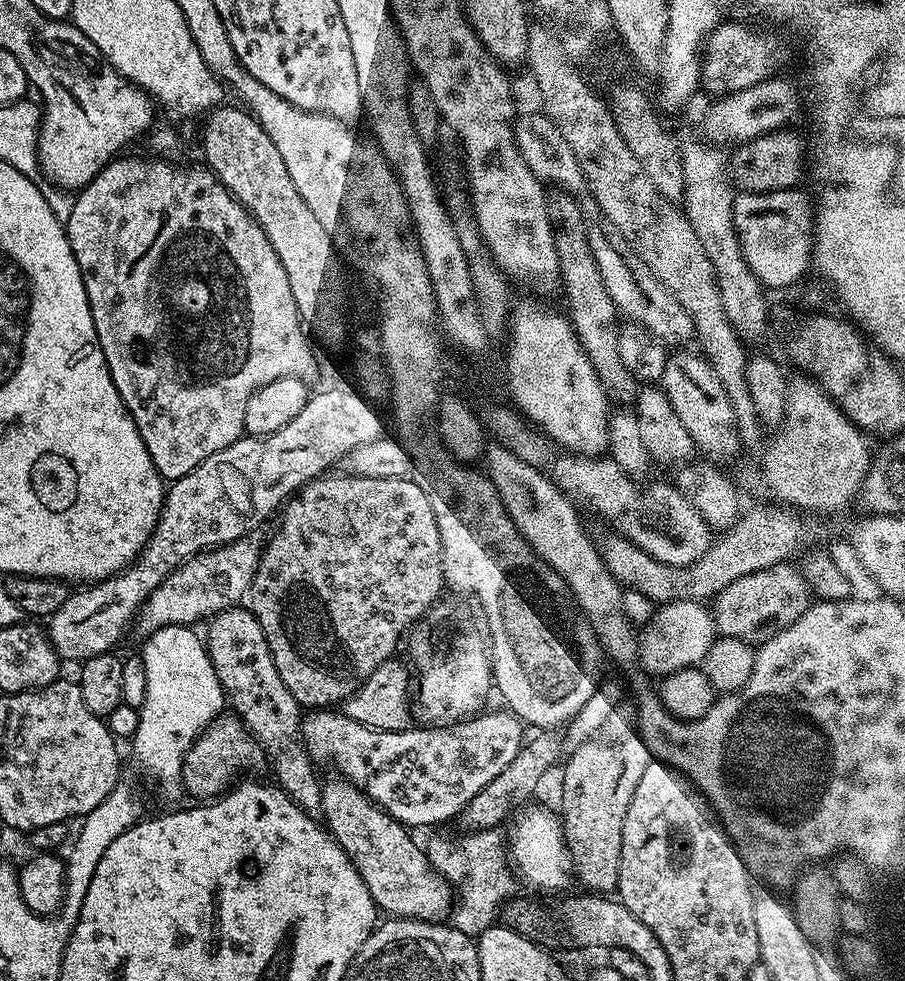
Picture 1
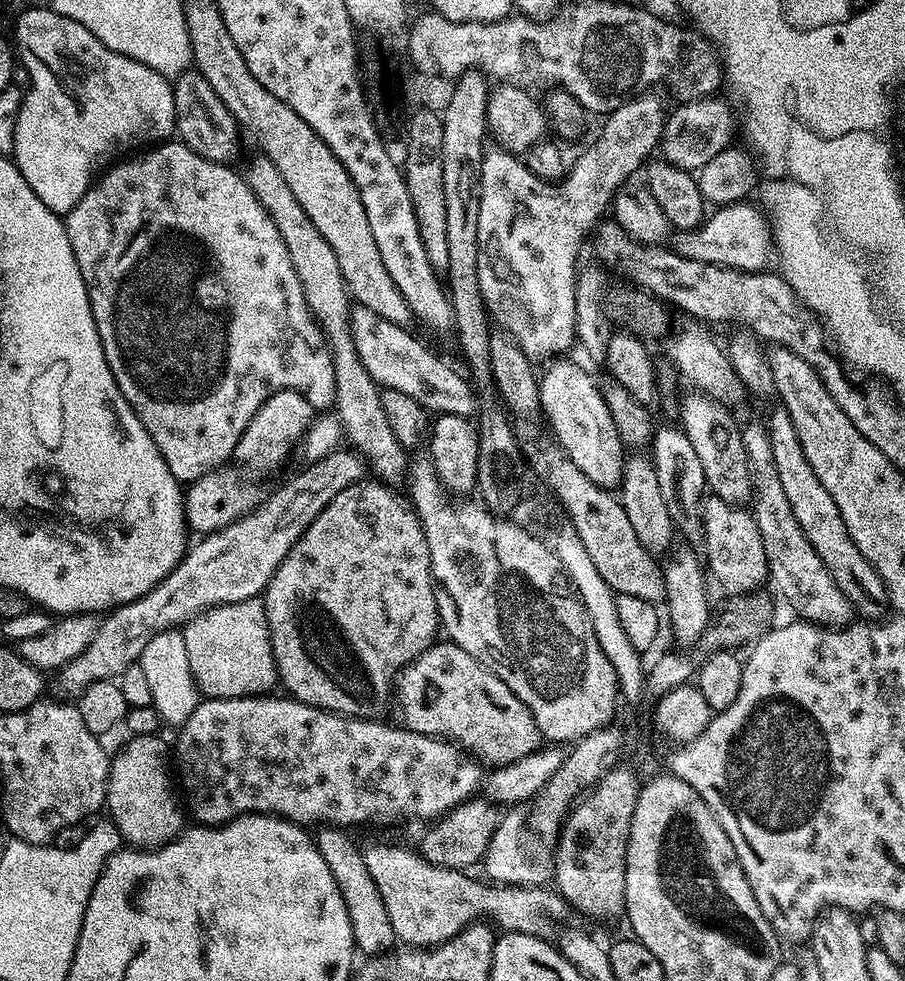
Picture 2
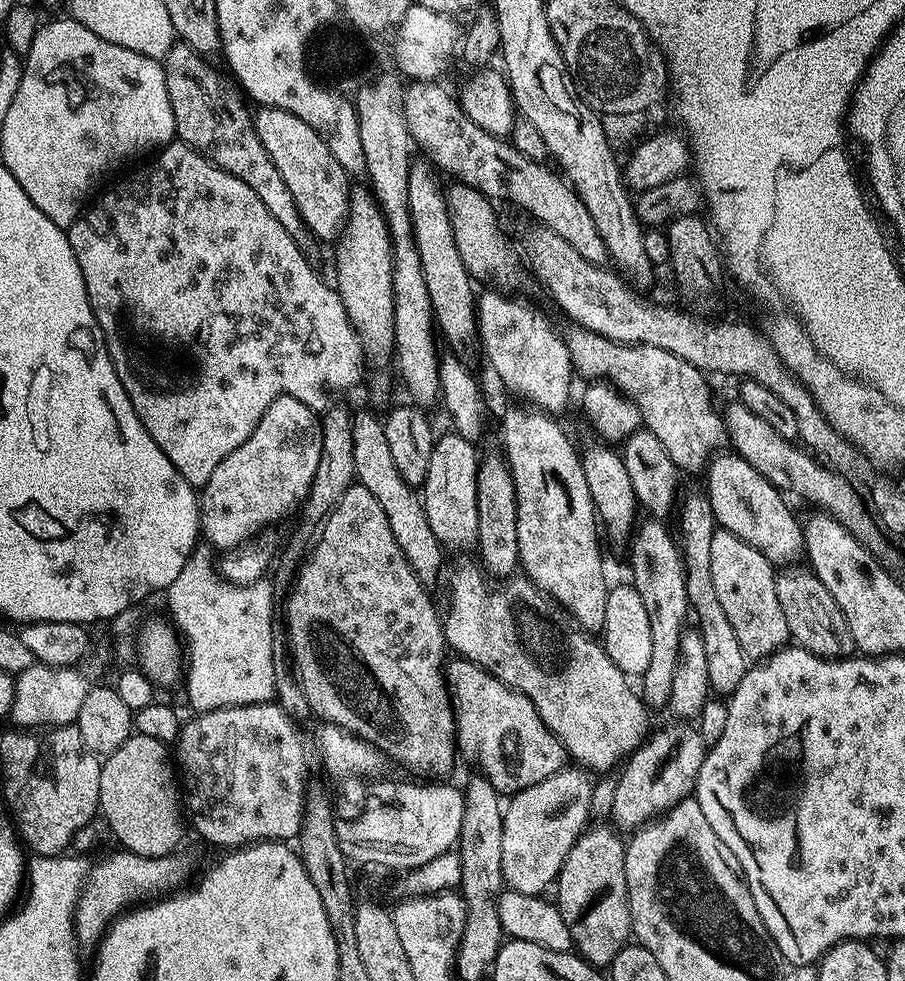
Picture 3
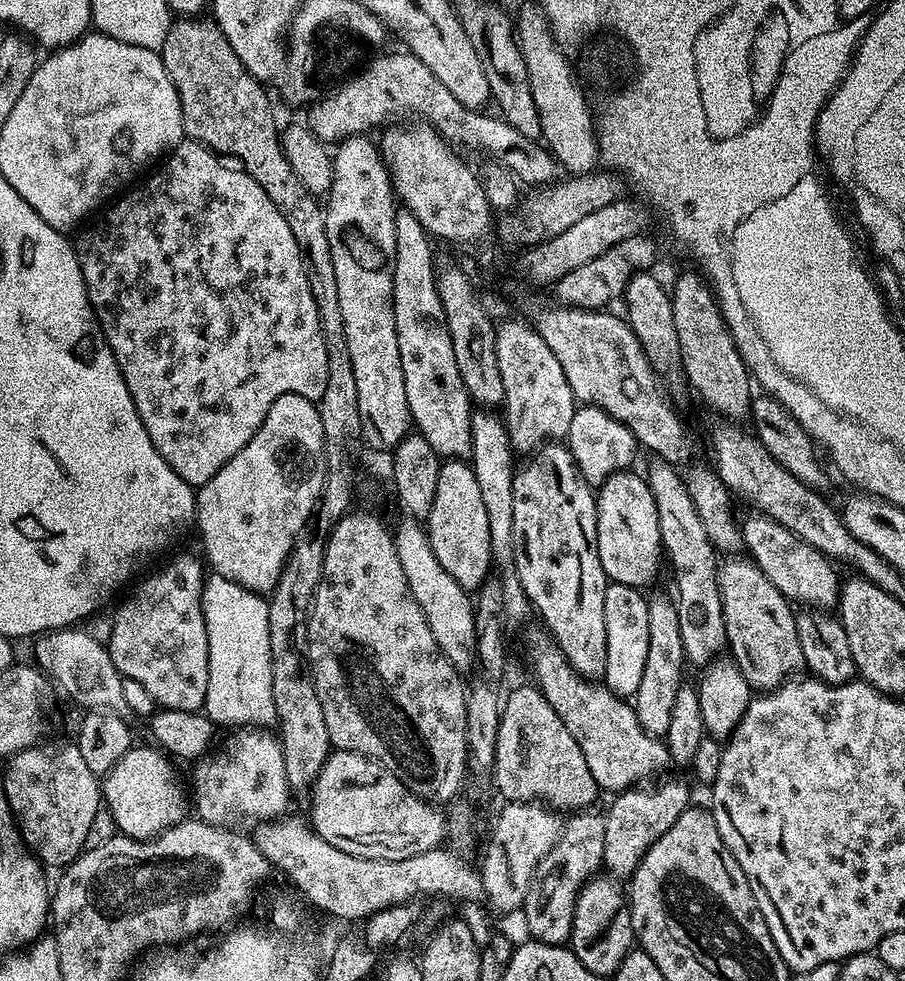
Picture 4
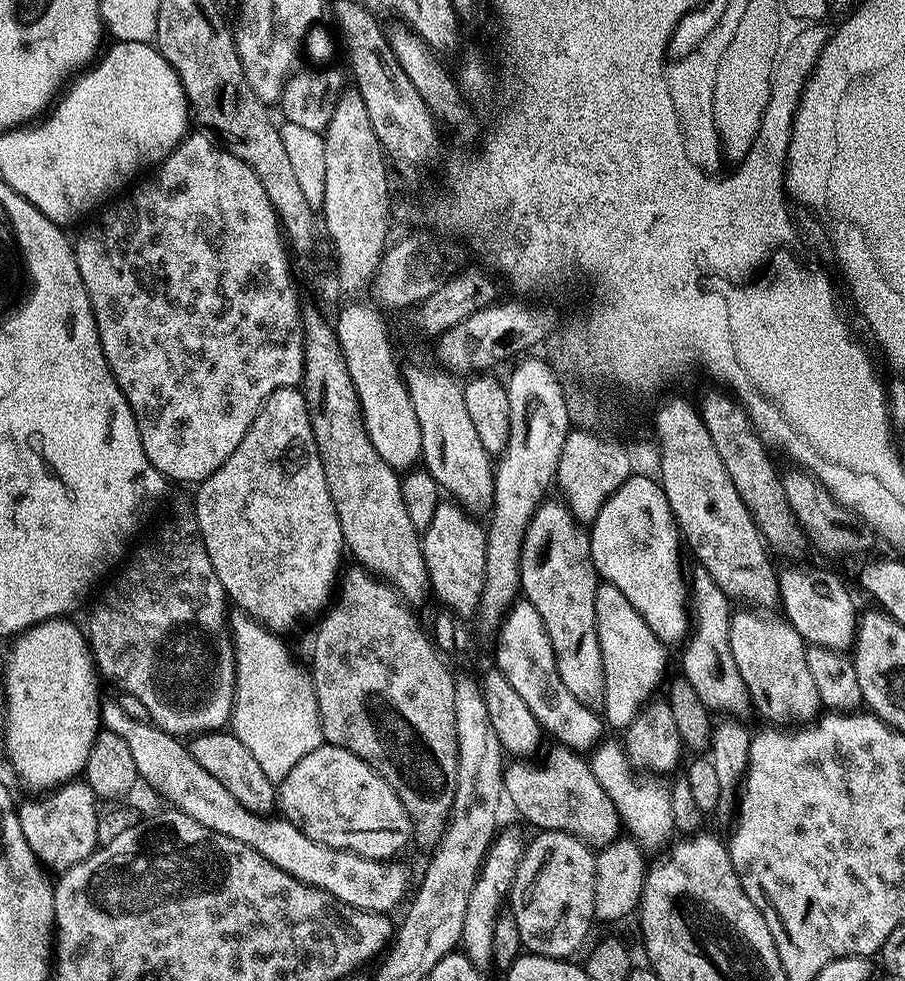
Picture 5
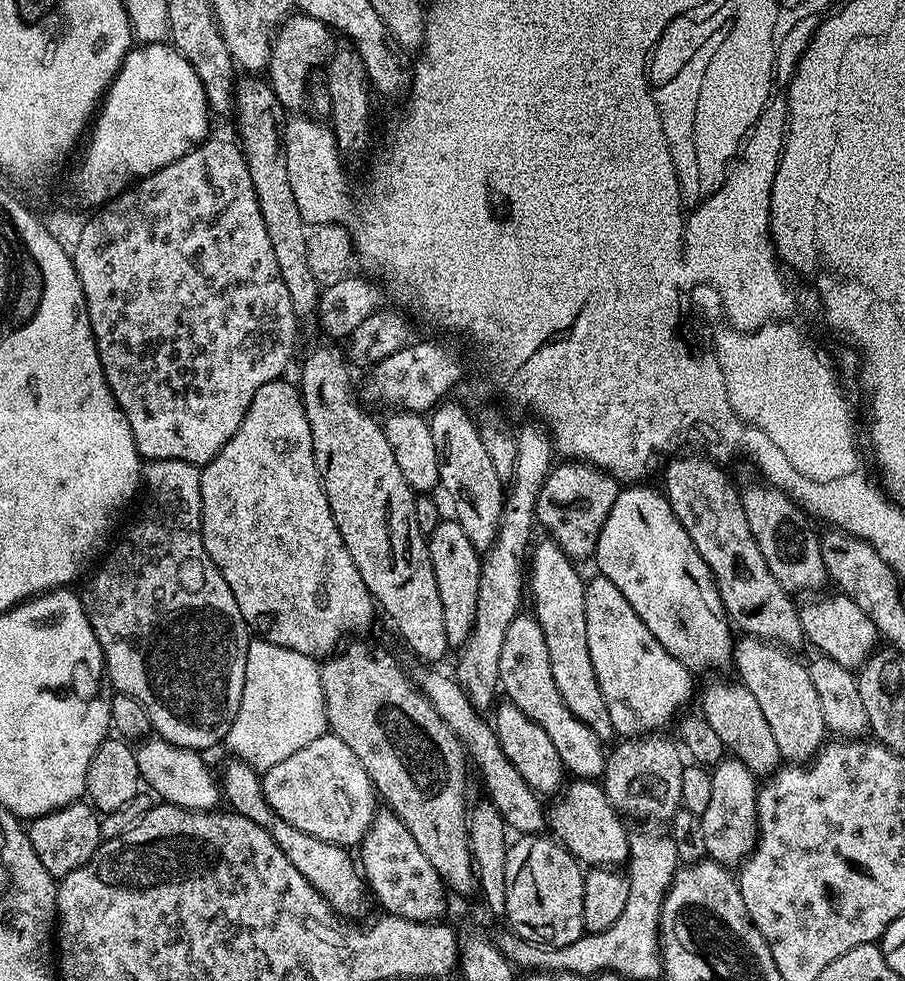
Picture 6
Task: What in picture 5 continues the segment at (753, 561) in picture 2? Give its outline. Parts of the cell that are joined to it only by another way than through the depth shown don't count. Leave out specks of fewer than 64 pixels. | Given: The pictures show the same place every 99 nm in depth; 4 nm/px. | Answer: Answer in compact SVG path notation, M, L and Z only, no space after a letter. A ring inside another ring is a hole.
M748 610L752 612L733 611L730 622L730 650L734 650L734 663L738 665L738 674L746 682L748 696L752 707L765 716L765 721L776 726L799 726L812 722L821 715L822 705L818 698L818 689L810 669L806 667L806 645L804 639L794 630L790 621L772 610Z

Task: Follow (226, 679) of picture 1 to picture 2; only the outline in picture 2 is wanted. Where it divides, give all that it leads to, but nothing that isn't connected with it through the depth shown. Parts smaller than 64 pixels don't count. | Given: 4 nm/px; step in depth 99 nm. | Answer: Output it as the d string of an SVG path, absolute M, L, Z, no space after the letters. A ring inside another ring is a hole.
M320 826L315 829L314 839L322 858L326 858L326 866L330 866L330 874L334 874L334 882L338 882L342 900L346 902L346 910L350 914L350 926L354 930L354 942L357 949L365 957L379 956L387 952L397 943L394 930L390 926L390 914L386 914L386 902L382 902L382 894L378 894L378 886L374 886L374 878L370 878L370 870L366 870L364 853L347 836L340 826Z

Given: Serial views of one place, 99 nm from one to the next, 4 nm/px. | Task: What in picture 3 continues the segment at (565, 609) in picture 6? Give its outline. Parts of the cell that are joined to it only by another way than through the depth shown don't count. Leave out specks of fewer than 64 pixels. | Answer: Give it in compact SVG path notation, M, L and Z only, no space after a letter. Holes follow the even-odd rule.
M520 406L524 408L508 408L501 418L500 436L504 439L504 448L502 454L508 462L508 468L512 472L514 478L514 490L516 491L516 501L518 502L518 554L520 555L519 567L522 569L523 575L527 576L536 587L541 588L553 600L557 600L560 605L567 610L572 619L580 625L586 632L593 634L599 633L604 626L606 618L606 598L608 597L608 589L610 581L604 577L604 560L600 557L600 536L598 531L598 513L592 495L590 494L590 486L586 486L586 474L582 470L582 462L580 461L581 453L576 452L576 448L572 445L570 437L564 433L564 428L559 424L555 415L541 412L539 408L531 406Z

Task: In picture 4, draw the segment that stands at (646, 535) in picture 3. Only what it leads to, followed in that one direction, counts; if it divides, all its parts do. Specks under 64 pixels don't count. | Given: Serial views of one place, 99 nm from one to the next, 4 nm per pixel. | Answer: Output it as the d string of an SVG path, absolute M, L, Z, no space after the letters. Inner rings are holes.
M649 595L648 613L650 650L646 650L646 667L642 670L642 682L638 682L634 707L642 730L646 730L648 736L664 738L670 730L670 710L674 706L674 698L678 698L680 685L686 680L686 661L682 650L682 633L678 627L678 610L673 597Z

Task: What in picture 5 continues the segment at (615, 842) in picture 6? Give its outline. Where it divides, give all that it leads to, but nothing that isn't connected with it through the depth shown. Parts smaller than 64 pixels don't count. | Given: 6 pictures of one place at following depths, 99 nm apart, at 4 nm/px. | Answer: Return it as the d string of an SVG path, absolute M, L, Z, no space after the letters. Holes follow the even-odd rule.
M553 746L545 758L544 764L531 764L528 758L520 758L509 763L504 769L504 794L507 803L516 807L516 812L524 820L529 820L536 830L564 831L577 836L589 846L603 846L617 839L622 832L622 821L614 802L610 802L610 794L602 790L602 782L594 778L591 763L583 755L570 748Z

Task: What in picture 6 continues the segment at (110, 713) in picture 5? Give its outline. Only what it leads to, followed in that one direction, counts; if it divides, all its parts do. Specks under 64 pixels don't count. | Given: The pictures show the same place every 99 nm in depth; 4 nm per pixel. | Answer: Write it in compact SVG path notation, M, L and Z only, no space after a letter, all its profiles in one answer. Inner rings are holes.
M145 738L135 745L136 761L140 779L159 799L166 804L177 804L179 808L192 808L196 812L207 812L221 803L222 788L204 765L199 751L174 746L159 738Z

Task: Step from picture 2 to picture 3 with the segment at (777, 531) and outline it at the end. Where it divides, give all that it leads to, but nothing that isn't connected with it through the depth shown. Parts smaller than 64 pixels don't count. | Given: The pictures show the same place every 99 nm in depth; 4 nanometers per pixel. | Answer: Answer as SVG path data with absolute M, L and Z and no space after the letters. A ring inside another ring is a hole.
M784 566L776 573L778 602L782 605L782 614L786 614L789 637L810 654L827 660L853 655L850 626L846 626L846 614L838 610L834 594L830 594L830 590L826 590L826 586L822 586L822 582L807 567L800 567L804 566Z

